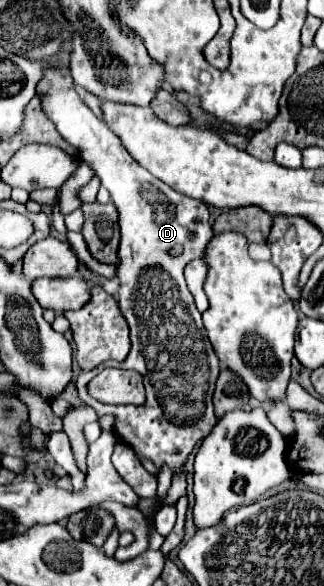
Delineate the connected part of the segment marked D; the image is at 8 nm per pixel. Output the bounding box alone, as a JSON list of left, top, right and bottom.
[37,67,219,475]

